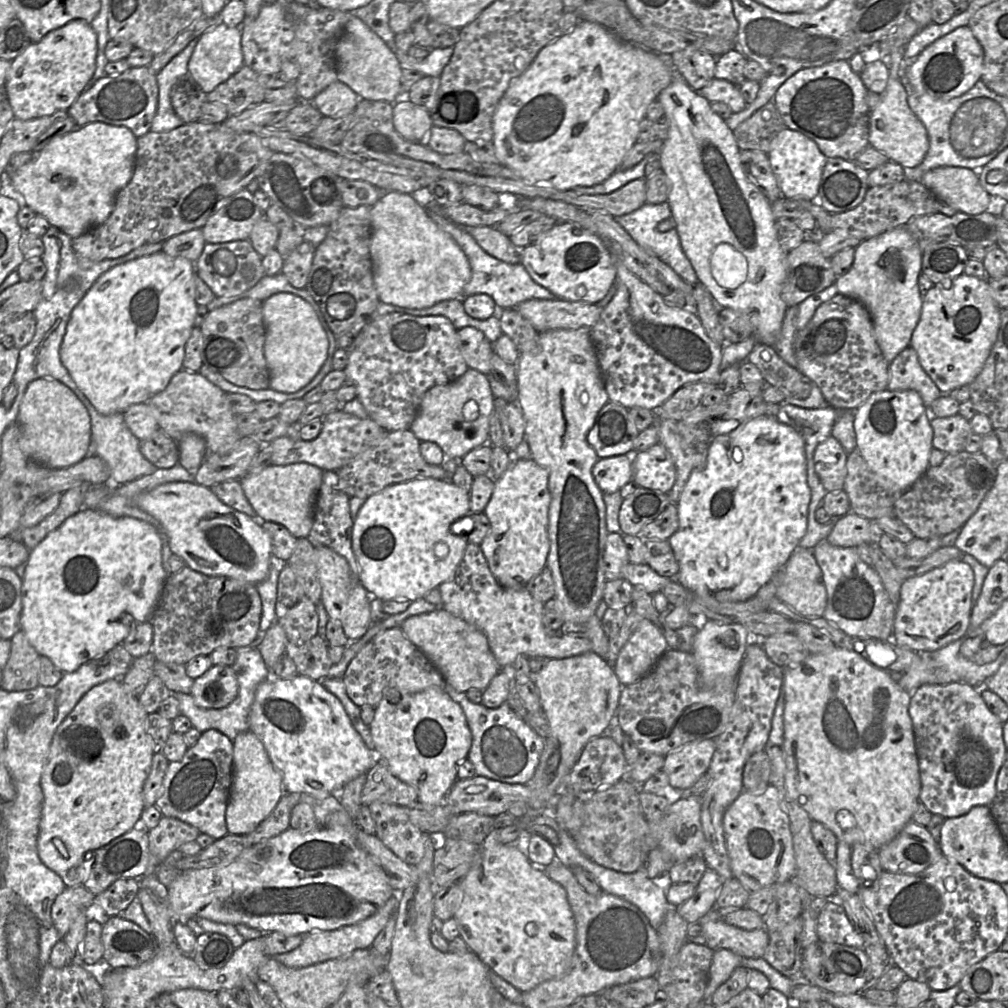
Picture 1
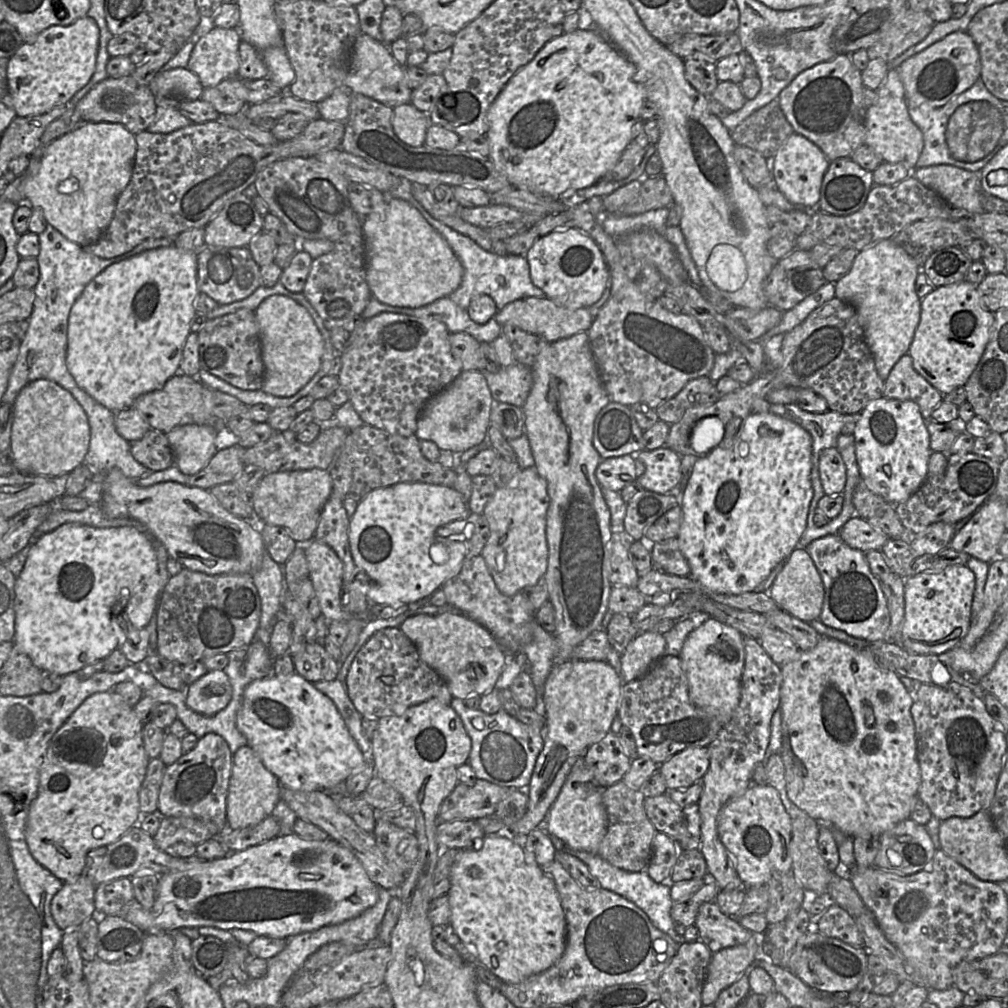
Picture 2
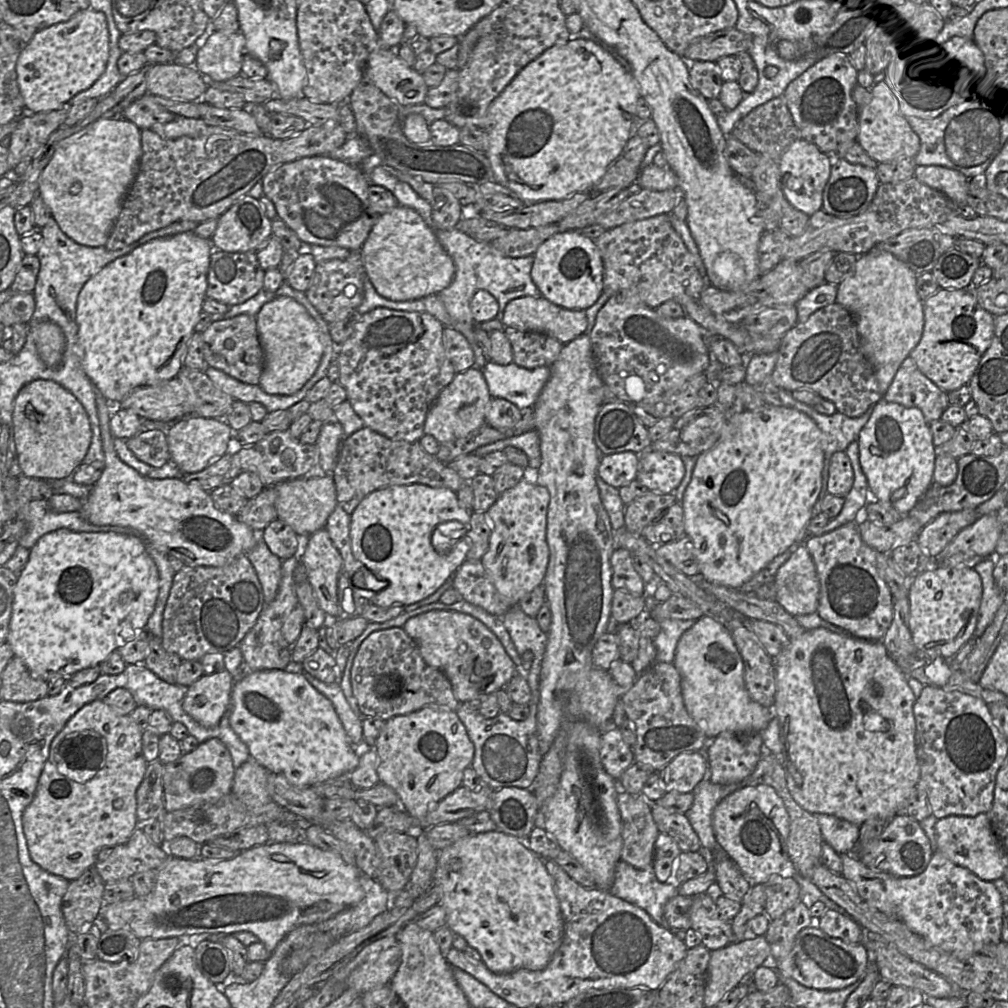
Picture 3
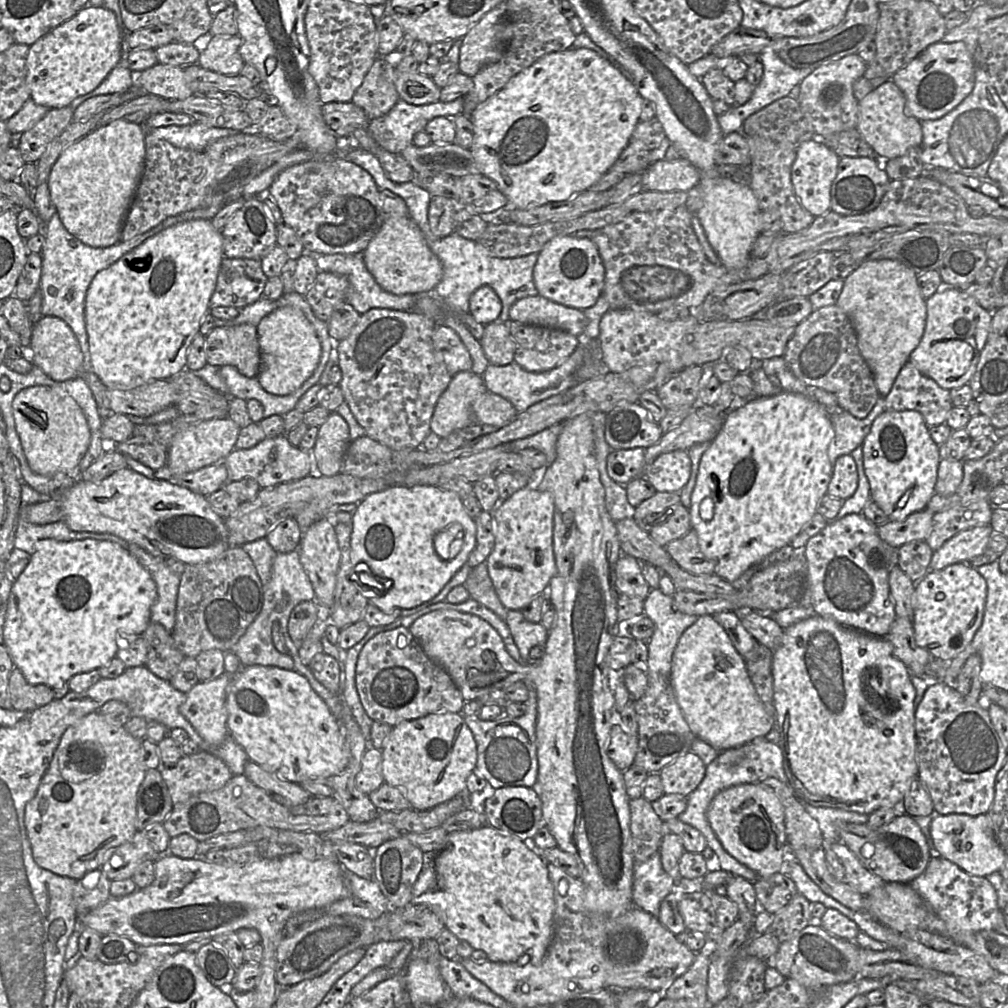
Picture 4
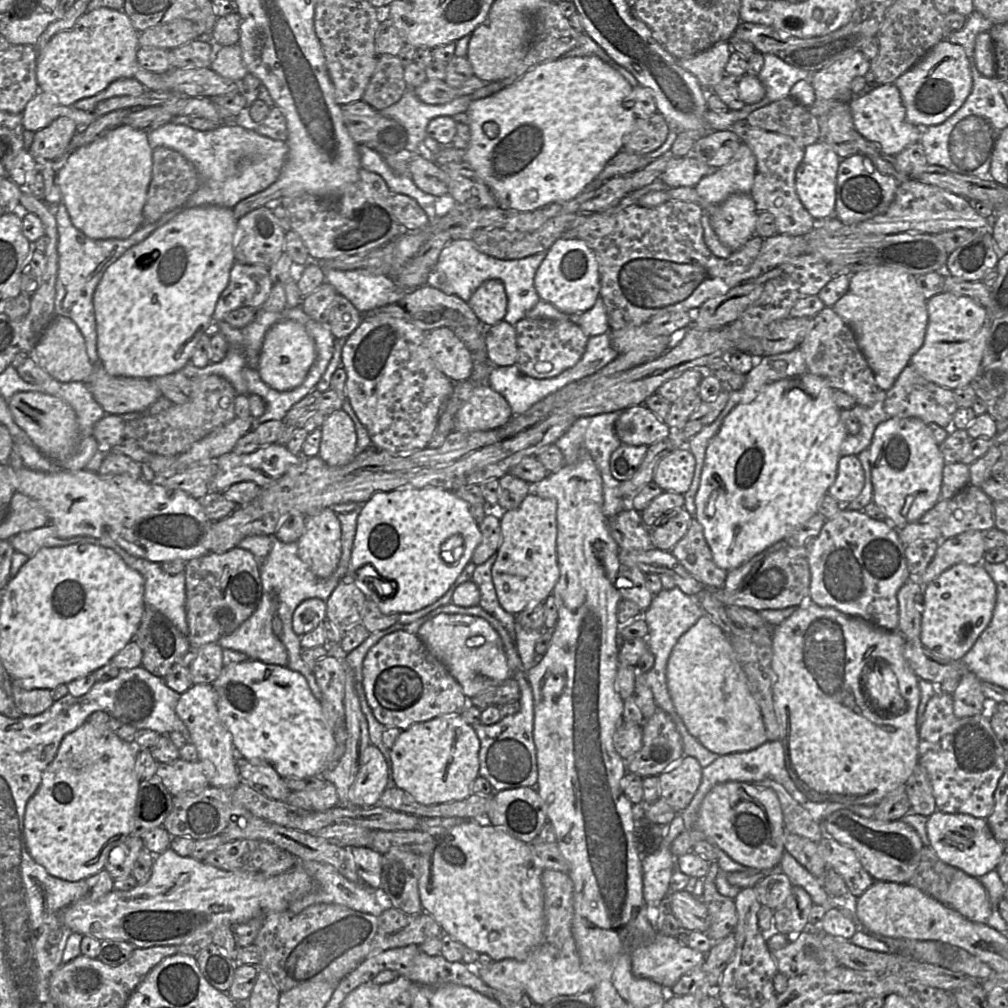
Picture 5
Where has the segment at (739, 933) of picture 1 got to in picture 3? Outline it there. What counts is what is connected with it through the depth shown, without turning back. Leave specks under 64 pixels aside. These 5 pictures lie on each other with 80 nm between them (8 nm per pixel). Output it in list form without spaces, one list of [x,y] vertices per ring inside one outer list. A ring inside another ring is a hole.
[[[705,892],[692,897],[690,926],[700,936],[702,945],[709,951],[714,951],[734,943],[731,921],[720,917],[712,896]]]

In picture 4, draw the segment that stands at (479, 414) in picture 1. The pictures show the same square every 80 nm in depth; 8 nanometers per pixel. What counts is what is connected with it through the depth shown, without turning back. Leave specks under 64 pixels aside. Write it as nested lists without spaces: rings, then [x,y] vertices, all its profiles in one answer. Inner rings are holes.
[[[473,371],[455,374],[435,405],[430,430],[442,439],[475,423],[473,405],[486,391],[482,376]]]

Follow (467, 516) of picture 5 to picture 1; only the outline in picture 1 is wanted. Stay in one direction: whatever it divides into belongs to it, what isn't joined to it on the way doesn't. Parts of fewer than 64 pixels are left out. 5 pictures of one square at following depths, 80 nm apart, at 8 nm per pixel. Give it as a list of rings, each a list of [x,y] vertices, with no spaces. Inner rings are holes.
[[[416,478],[390,485],[367,497],[354,519],[351,545],[359,566],[358,579],[372,596],[382,601],[424,599],[432,589],[451,579],[463,559],[468,545],[464,534],[451,531],[453,522],[470,513],[470,492],[453,484],[450,480]],[[444,543],[448,554],[444,559],[436,558],[434,546]]]

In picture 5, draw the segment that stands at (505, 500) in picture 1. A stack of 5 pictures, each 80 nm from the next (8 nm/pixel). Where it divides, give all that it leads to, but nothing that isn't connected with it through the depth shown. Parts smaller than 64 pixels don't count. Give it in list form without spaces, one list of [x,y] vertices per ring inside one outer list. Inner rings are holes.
[[[529,493],[514,510],[501,513],[502,543],[492,566],[492,579],[501,606],[518,615],[528,605],[545,602],[559,580],[557,557],[557,502]]]

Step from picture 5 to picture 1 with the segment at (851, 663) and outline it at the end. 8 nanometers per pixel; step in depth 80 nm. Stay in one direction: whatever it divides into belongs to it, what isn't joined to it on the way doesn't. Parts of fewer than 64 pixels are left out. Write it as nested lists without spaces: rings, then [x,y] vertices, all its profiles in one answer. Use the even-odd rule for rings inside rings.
[[[837,646],[828,652],[810,654],[801,663],[783,668],[782,691],[784,693],[784,741],[781,748],[785,760],[785,790],[789,799],[807,812],[812,821],[819,822],[831,830],[838,840],[850,846],[864,844],[880,849],[912,821],[913,814],[920,803],[921,781],[913,724],[909,715],[910,693],[904,690],[887,670],[879,669],[858,653]]]

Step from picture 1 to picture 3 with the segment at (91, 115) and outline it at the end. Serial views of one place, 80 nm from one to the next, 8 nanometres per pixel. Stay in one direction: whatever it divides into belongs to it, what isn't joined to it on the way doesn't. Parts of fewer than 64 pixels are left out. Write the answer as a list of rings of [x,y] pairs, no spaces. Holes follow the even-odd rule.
[[[146,93],[132,102],[122,112],[122,118],[126,119],[141,130],[150,129],[154,124],[164,124],[174,120],[177,114],[163,110],[153,103],[153,97]]]

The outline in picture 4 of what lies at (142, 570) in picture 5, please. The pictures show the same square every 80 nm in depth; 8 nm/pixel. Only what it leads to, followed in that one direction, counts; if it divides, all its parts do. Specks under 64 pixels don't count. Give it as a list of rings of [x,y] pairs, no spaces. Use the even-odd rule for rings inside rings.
[[[129,543],[127,551],[149,571],[156,583],[158,596],[151,607],[151,622],[159,623],[172,632],[181,575],[172,572],[164,559],[151,555],[136,544]]]

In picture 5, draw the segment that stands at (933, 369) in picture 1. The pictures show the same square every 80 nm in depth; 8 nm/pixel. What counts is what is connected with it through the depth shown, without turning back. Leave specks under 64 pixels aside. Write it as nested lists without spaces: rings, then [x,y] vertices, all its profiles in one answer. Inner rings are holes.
[[[949,292],[927,300],[928,325],[922,347],[910,358],[910,365],[926,380],[949,390],[970,386],[976,376],[992,321],[985,308],[972,299]]]

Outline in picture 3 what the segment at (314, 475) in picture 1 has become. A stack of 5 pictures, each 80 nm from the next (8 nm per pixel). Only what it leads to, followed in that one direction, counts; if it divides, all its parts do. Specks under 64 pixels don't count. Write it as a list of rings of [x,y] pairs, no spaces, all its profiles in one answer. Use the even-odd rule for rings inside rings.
[[[332,474],[322,477],[300,477],[271,486],[276,490],[277,518],[288,524],[302,540],[324,528],[328,517],[339,504]]]

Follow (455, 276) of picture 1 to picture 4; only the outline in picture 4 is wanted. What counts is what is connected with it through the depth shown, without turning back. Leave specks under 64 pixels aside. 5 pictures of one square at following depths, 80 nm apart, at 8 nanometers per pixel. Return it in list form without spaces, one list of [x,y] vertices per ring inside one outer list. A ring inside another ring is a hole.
[[[387,216],[362,255],[368,271],[378,285],[395,295],[430,292],[443,276],[440,260],[430,249],[418,225],[409,216]]]

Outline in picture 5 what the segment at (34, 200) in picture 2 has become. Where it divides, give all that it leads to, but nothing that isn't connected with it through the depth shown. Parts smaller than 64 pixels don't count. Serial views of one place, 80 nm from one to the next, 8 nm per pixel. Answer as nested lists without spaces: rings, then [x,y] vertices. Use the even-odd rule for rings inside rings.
[[[124,124],[72,151],[56,179],[73,225],[91,239],[126,239],[141,227],[152,178],[152,152],[147,132]]]

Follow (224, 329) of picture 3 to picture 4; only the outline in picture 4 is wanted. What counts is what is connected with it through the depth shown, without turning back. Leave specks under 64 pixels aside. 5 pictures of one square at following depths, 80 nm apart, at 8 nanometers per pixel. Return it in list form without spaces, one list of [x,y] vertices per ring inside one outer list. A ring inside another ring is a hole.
[[[251,324],[215,326],[205,336],[208,364],[231,365],[244,376],[257,377],[260,370],[260,348],[257,327]]]

